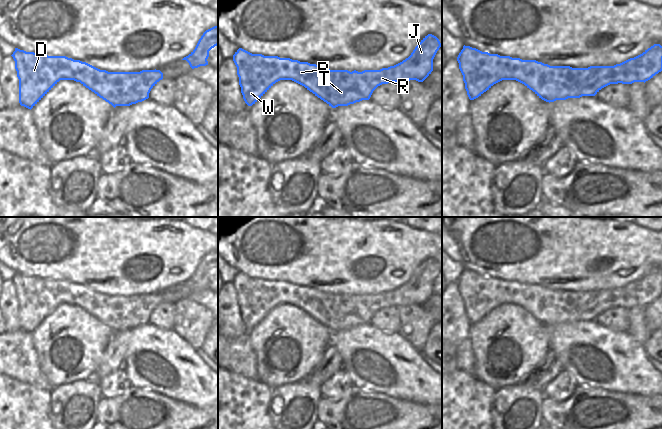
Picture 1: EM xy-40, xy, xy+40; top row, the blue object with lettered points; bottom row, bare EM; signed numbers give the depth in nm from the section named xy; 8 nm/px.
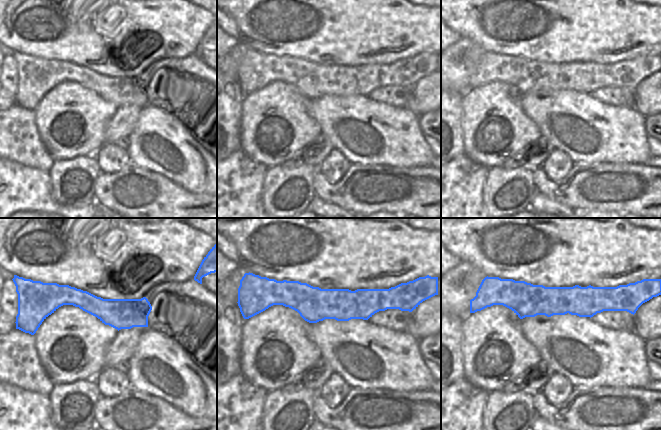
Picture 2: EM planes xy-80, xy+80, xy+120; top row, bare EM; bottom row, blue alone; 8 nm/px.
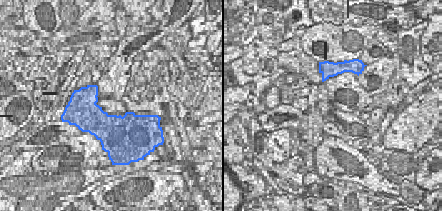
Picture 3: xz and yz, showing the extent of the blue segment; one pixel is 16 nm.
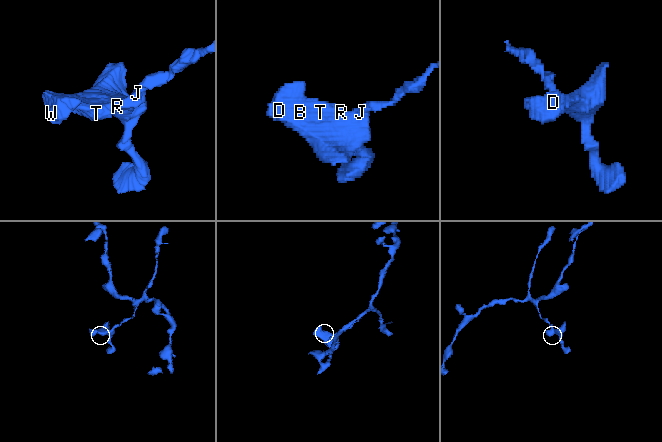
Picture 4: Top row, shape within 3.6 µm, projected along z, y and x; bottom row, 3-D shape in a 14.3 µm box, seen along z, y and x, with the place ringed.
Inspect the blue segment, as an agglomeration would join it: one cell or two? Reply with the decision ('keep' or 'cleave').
keep

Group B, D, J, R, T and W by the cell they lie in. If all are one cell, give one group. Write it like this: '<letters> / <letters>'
B D J R T W

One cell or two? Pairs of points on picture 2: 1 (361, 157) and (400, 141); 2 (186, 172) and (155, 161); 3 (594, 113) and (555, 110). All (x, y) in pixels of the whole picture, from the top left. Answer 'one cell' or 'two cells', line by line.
1: one cell
2: one cell
3: one cell

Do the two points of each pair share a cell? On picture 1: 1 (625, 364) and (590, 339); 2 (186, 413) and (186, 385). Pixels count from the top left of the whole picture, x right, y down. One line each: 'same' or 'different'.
1: same
2: different

